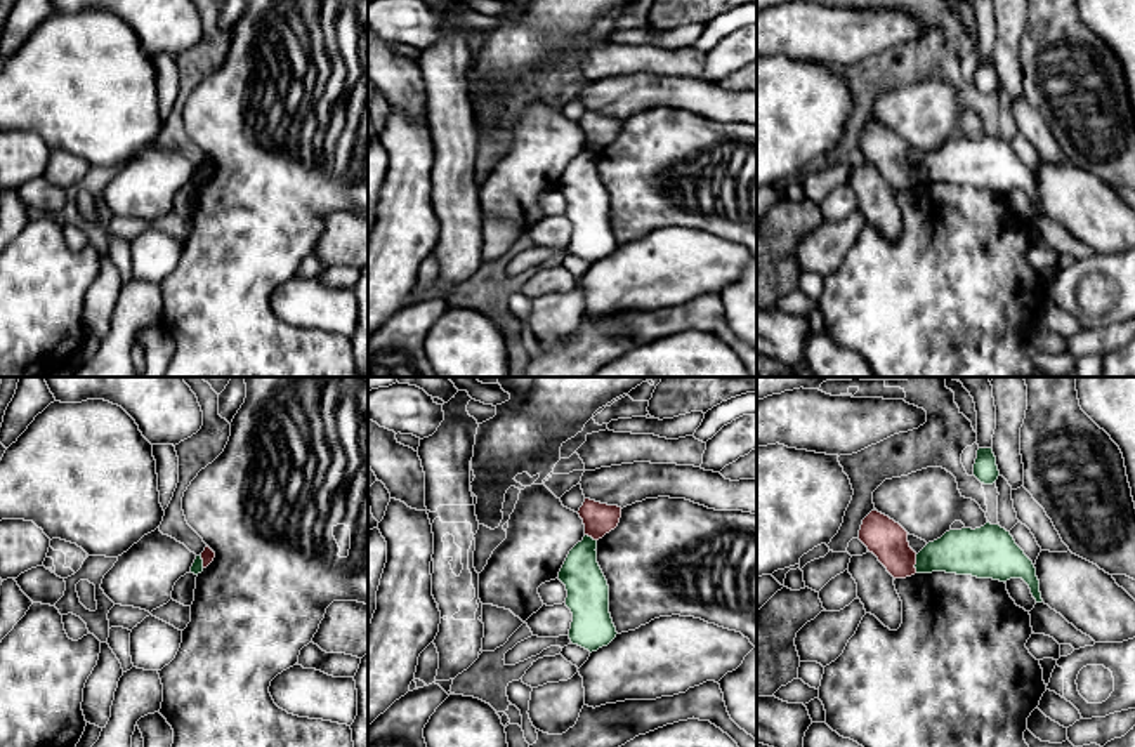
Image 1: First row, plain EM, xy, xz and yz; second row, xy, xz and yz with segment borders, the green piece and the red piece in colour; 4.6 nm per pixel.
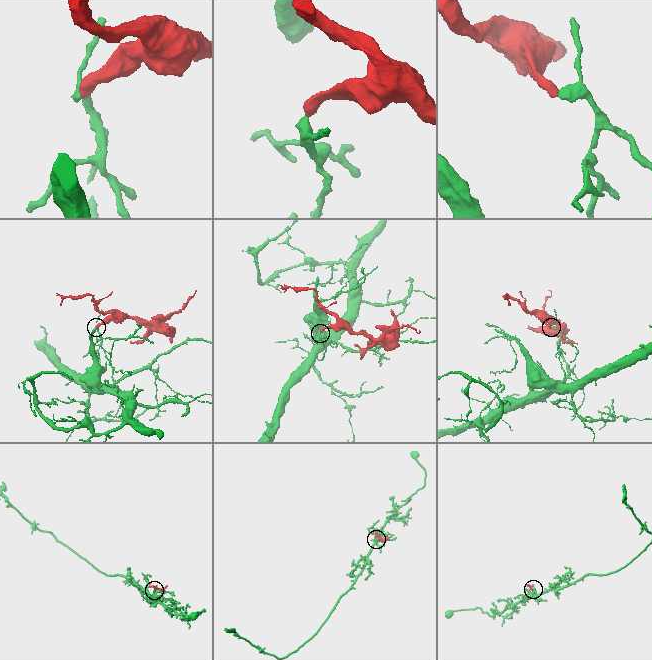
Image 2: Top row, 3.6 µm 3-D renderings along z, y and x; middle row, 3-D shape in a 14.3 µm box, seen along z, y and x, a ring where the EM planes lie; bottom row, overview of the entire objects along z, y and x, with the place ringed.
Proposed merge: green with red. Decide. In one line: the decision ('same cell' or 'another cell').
another cell

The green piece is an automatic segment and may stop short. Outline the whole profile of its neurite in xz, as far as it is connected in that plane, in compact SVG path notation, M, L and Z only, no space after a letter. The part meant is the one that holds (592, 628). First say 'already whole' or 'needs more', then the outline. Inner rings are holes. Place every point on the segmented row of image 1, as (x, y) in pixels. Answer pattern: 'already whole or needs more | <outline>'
already whole | M585 535L568 554L559 580L566 585L566 606L573 613L569 639L597 651L616 638L609 613L609 585L597 563L597 540Z

